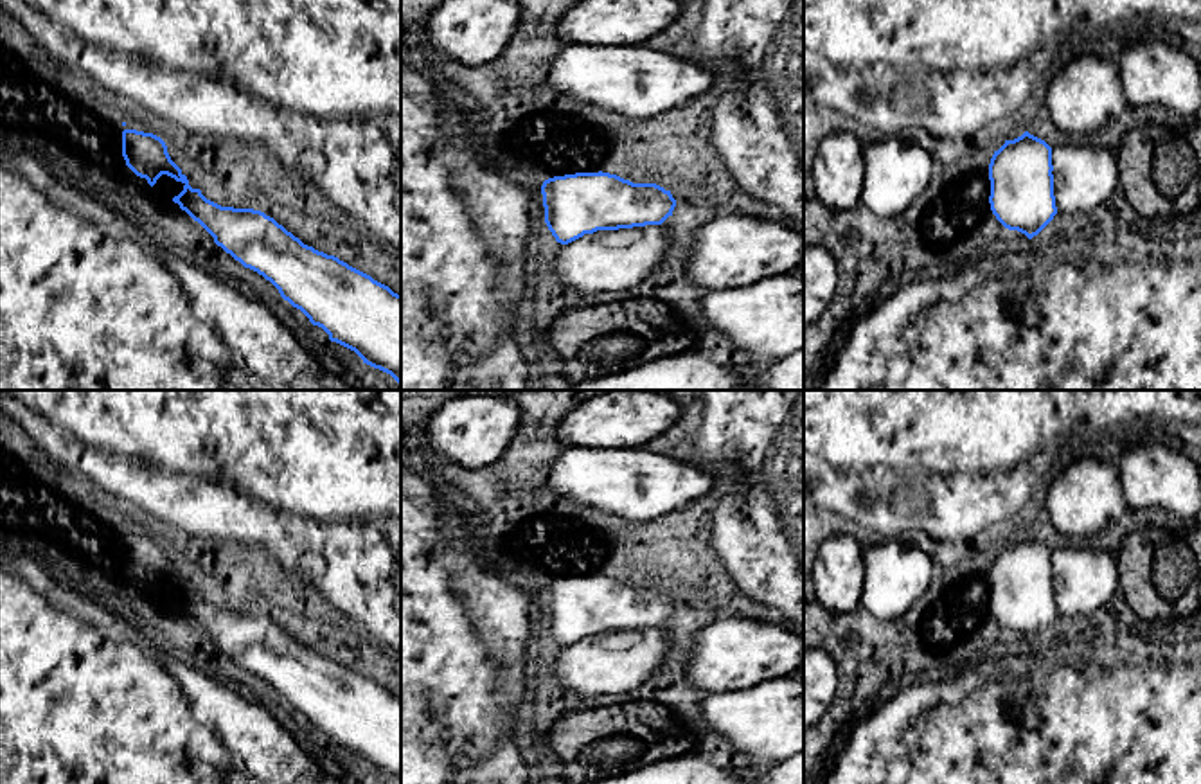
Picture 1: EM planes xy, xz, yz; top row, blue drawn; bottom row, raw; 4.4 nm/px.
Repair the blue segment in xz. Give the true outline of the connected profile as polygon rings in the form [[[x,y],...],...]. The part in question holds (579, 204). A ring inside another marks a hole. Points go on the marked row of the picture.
[[[609,173],[554,176],[541,185],[545,223],[568,245],[597,230],[662,225],[676,207],[671,191],[633,183]]]

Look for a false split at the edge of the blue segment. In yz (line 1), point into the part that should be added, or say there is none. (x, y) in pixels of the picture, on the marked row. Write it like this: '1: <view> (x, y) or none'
1: none

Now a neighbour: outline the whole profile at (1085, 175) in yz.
[[[1095,144],[1057,146],[1052,165],[1059,214],[1100,212],[1118,187],[1116,153]]]

